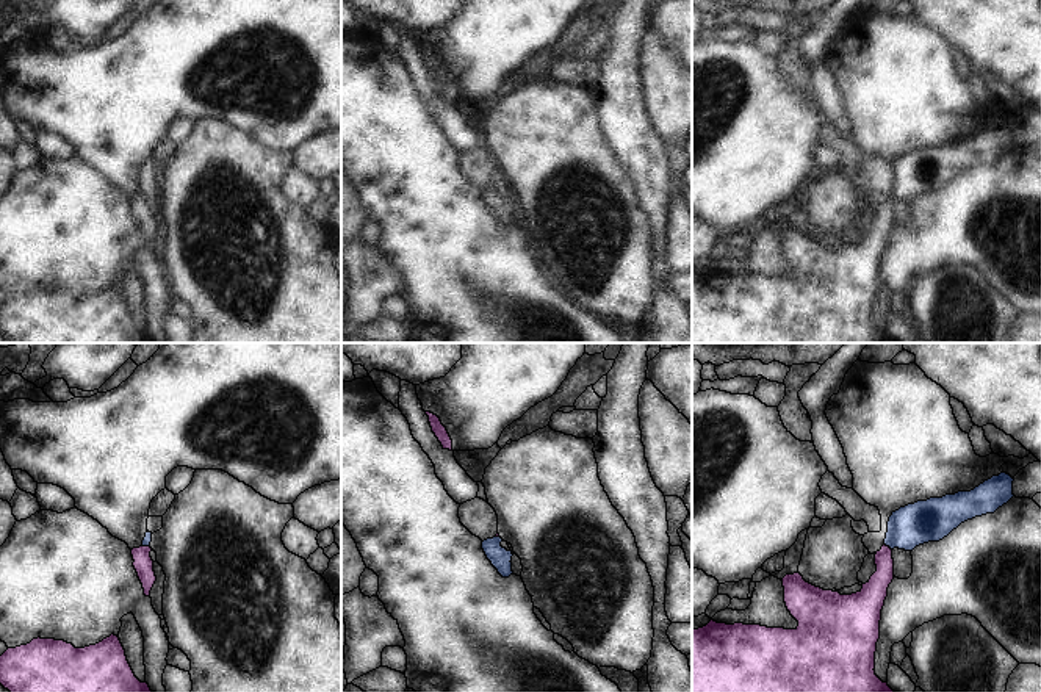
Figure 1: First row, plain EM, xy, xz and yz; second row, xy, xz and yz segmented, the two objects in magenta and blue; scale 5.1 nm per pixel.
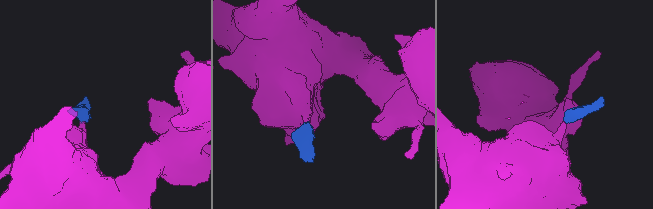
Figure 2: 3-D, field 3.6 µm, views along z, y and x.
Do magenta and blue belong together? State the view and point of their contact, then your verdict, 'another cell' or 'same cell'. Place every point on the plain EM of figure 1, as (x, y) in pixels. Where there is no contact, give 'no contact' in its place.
meets magenta in yz at (888, 196); same cell

